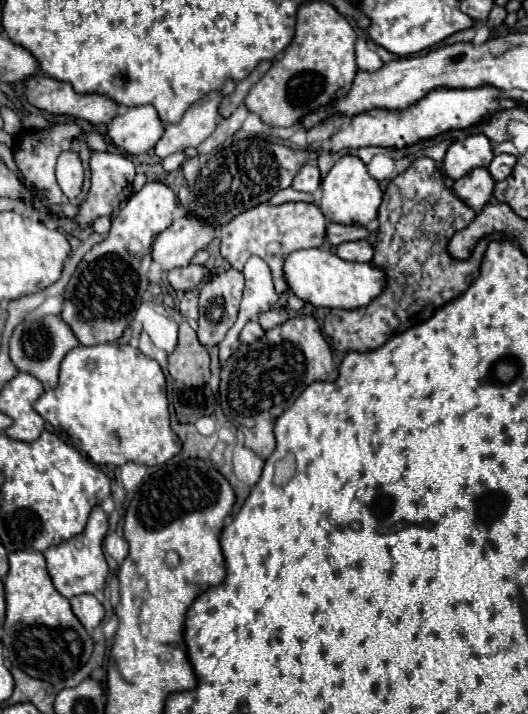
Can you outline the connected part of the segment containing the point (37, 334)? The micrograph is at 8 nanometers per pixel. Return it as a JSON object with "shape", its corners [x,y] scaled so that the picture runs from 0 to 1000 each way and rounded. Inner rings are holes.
{"shape":[[[87,441],[80,447],[45,447],[38,455],[30,455],[23,472],[19,472],[19,503],[34,514],[34,520],[49,520],[64,525],[83,545],[102,545],[110,539],[110,517],[121,503],[121,497],[148,483],[148,475],[140,475],[140,466],[125,452],[117,452],[114,441]]]}

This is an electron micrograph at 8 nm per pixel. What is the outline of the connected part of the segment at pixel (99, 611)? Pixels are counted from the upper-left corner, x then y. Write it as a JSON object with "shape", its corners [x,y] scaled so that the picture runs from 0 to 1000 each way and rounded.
{"shape":[[[144,833],[133,839],[133,847],[136,847],[136,856],[148,864],[148,870],[167,884],[186,878],[189,870],[197,867],[197,850],[178,833]]]}

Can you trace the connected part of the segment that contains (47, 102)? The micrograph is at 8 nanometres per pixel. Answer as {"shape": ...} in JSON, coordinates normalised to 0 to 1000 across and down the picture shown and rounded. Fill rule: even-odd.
{"shape":[[[64,105],[64,108],[57,108],[49,113],[49,136],[64,150],[72,150],[80,155],[91,155],[98,161],[125,161],[125,164],[136,164],[136,167],[163,167],[174,175],[208,172],[227,155],[227,147],[216,139],[201,136],[201,133],[186,133],[186,130],[152,133],[152,130],[144,130],[136,125],[133,116],[110,113],[110,111],[95,111],[87,105]]]}

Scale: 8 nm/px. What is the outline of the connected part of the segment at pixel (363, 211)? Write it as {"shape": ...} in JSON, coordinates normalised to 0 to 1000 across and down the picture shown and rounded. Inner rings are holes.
{"shape":[[[652,217],[625,237],[625,242],[610,254],[610,282],[606,293],[625,312],[648,315],[697,315],[716,301],[716,290],[723,284],[723,268],[716,254],[697,242],[686,223],[670,217]]]}

